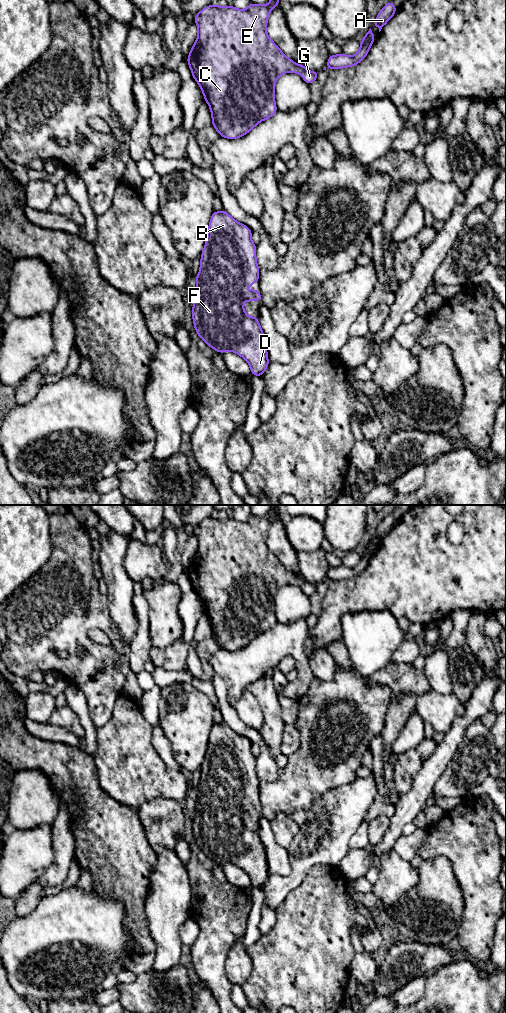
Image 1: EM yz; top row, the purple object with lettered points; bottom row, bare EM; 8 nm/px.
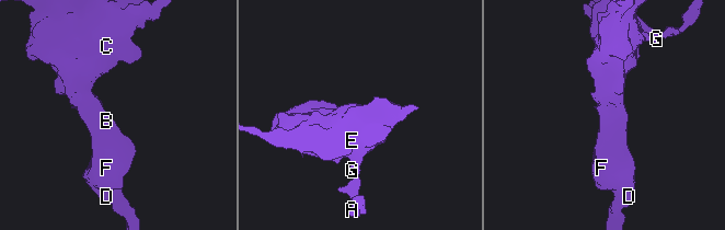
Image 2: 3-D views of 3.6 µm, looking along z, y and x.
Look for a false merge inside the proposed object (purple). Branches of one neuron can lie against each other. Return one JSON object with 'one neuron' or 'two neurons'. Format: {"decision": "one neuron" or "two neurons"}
{"decision": "one neuron"}

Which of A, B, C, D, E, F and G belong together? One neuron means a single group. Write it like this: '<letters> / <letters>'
A B C D E F G

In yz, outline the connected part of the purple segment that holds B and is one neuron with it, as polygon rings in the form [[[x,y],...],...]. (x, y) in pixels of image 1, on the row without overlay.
[[[224,721],[221,724],[213,722],[201,766],[200,783],[196,788],[192,830],[198,848],[207,857],[219,865],[232,863],[240,867],[248,874],[252,887],[262,888],[269,877],[265,848],[257,828],[250,830],[243,820],[245,812],[262,813],[256,800],[244,807],[246,799],[259,793],[256,757],[251,747],[251,741],[238,735]]]

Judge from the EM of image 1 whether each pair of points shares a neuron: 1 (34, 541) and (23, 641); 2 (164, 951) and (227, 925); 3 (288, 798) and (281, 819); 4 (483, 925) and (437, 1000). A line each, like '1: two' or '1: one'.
1: two
2: two
3: two
4: two

